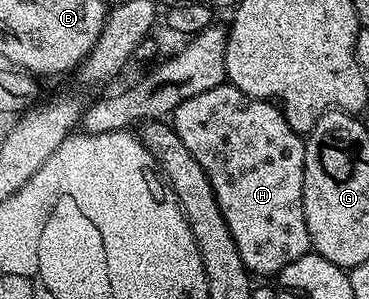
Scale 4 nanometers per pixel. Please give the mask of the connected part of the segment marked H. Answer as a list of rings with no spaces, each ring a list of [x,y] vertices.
[[[224,84],[180,104],[173,125],[185,148],[205,168],[248,272],[275,276],[309,253],[312,244],[303,211],[304,139],[289,128],[274,101],[254,98]]]

